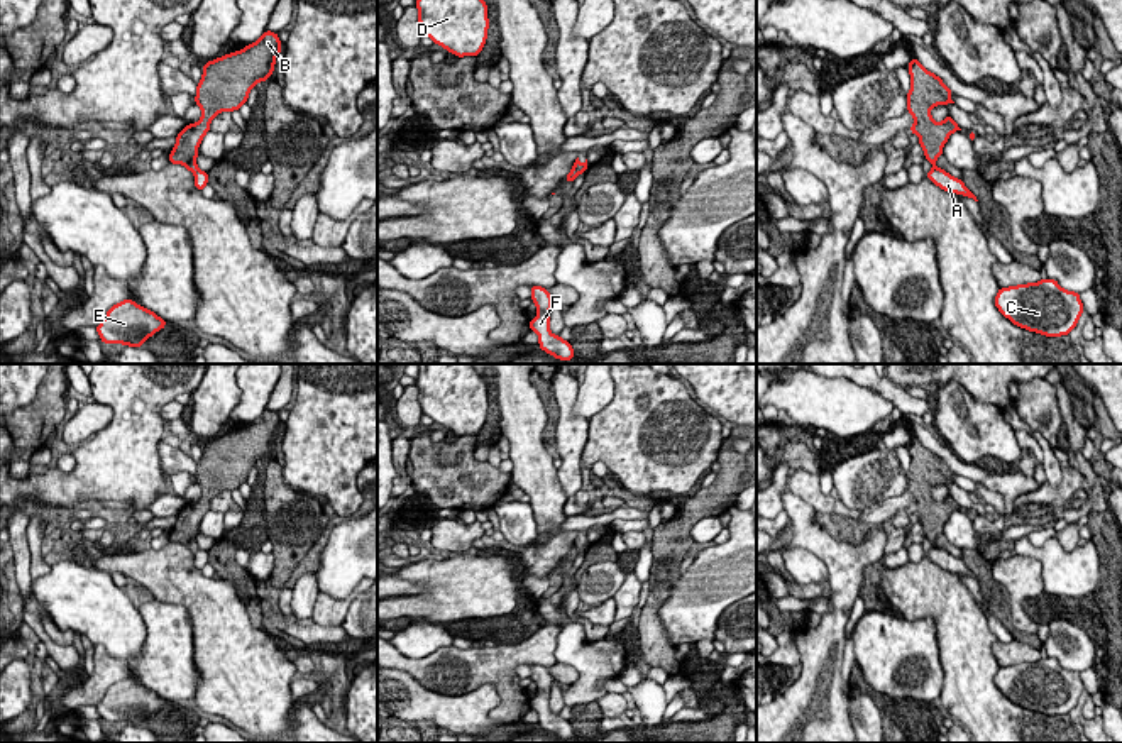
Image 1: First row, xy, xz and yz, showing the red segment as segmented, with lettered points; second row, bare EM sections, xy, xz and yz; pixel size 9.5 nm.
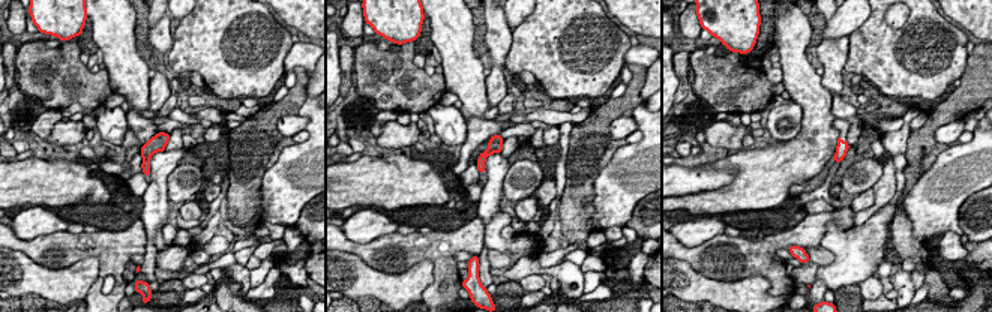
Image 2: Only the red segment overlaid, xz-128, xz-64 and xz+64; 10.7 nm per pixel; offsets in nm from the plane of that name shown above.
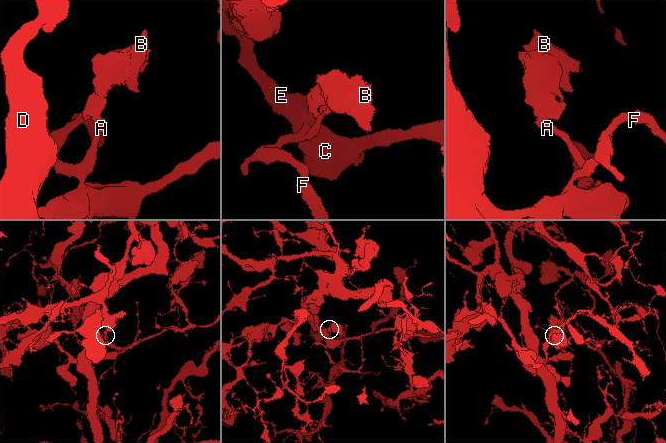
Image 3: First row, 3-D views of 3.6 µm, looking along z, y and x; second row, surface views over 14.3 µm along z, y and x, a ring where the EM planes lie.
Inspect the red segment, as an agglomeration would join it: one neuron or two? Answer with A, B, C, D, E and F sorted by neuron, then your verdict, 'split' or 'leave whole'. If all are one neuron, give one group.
A C D E F / B; split

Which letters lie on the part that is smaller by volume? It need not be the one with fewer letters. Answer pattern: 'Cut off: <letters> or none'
Cut off: B

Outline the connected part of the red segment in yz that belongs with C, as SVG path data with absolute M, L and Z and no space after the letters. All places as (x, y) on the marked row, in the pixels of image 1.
M1051 278L1039 283L1000 288L993 303L1014 325L1046 337L1070 335L1085 311L1080 293L1063 289Z

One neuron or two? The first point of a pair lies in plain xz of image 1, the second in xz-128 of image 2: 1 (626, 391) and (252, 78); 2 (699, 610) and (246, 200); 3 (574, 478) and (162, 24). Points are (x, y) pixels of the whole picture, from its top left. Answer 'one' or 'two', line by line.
1: one
2: two
3: one

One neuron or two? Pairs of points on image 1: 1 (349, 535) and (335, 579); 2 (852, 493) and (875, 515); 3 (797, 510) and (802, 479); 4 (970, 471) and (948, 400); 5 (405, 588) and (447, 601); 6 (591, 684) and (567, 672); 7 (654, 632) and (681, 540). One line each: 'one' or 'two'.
1: one
2: two
3: two
4: two
5: two
6: two
7: one

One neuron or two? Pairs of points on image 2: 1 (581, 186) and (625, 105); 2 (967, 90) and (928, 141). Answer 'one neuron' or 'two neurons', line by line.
1: one neuron
2: one neuron

